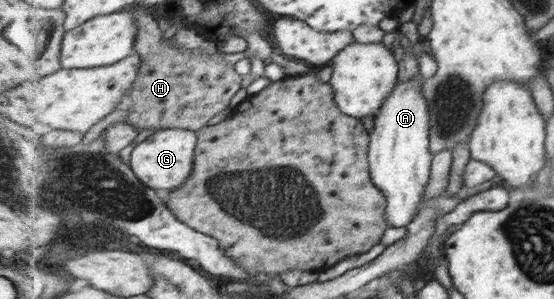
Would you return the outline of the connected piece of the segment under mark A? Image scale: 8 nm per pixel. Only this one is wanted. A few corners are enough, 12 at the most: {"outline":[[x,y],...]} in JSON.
{"outline":[[399,78],[373,118],[372,181],[393,228],[431,178],[426,81]]}

